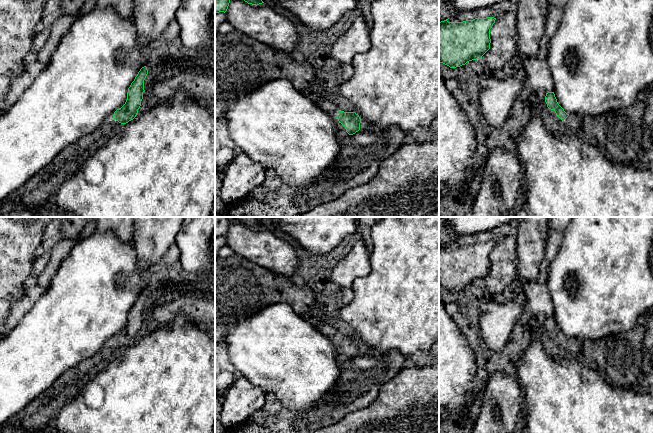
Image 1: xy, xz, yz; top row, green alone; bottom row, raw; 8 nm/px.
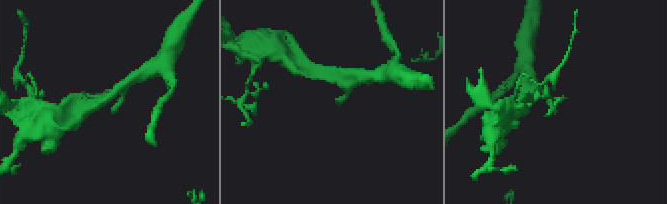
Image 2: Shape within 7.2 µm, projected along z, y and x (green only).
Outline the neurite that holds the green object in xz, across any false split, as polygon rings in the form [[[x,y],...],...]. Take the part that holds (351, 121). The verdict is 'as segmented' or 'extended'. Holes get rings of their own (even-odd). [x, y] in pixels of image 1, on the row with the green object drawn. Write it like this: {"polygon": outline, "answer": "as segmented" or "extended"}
{"polygon": [[[338,111],[336,116],[336,126],[344,135],[353,135],[360,130],[361,119],[355,112]]], "answer": "extended"}

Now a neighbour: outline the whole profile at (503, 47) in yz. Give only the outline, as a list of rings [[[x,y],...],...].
[[[504,9],[490,29],[490,49],[480,59],[491,71],[503,69],[517,53],[516,13]]]

